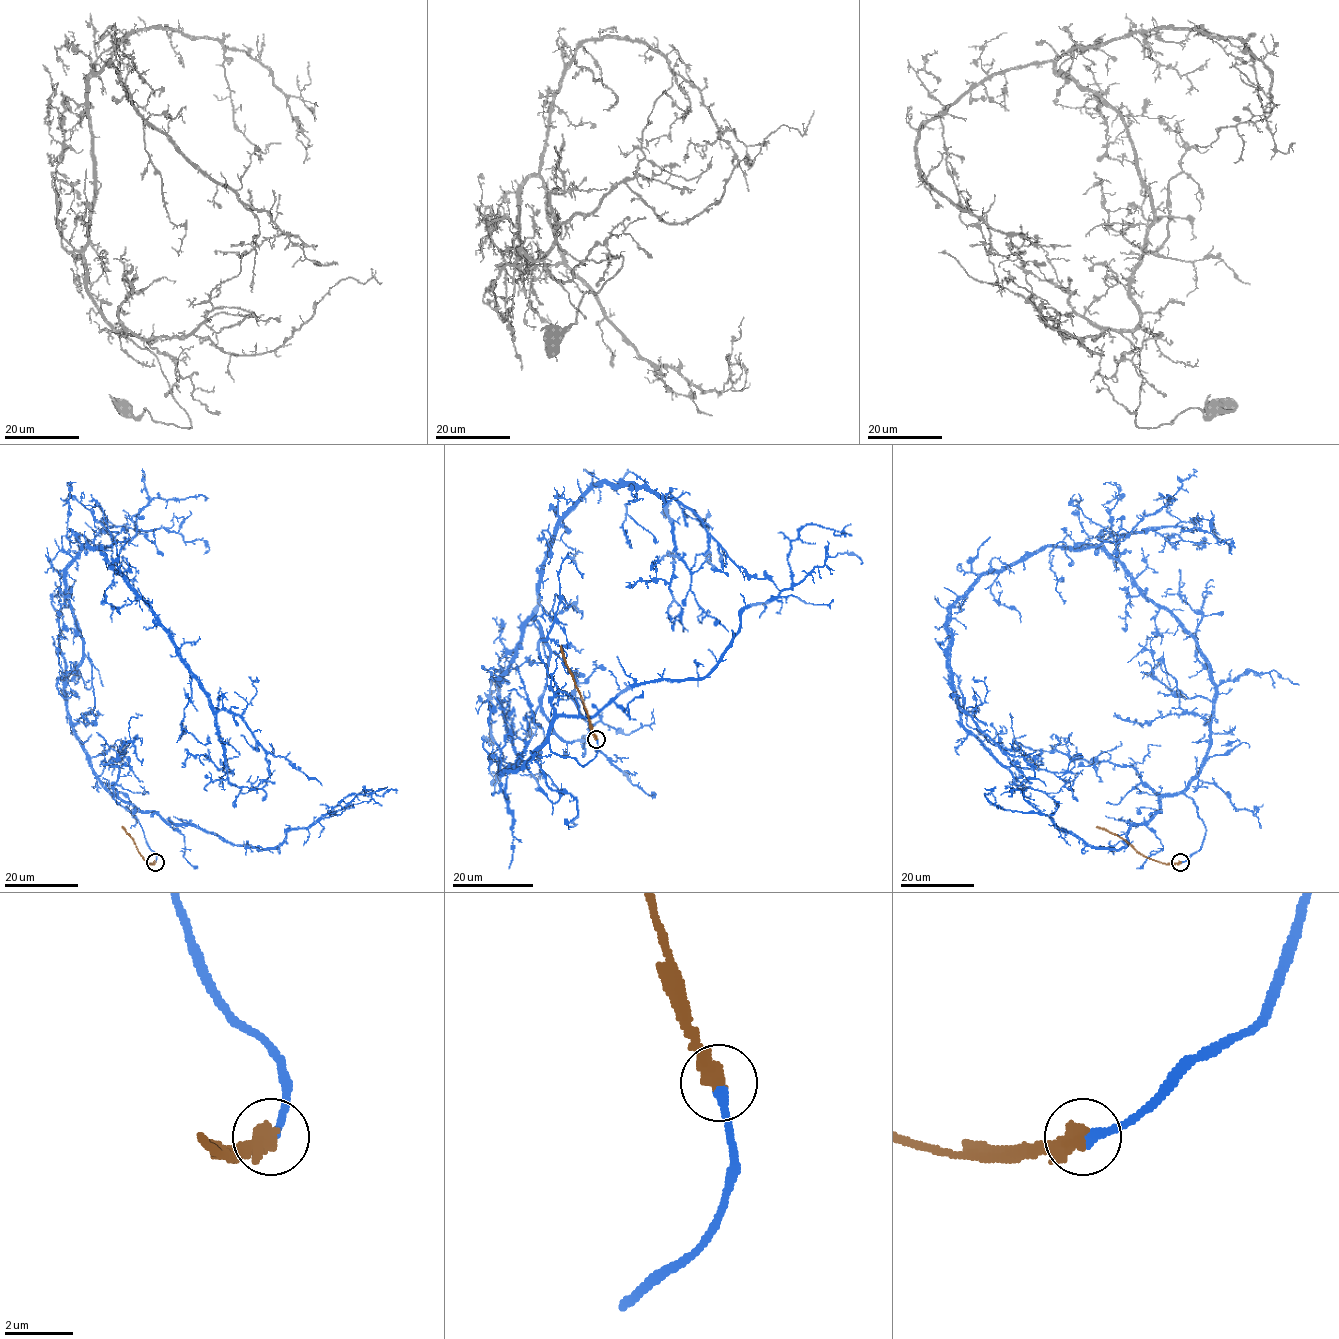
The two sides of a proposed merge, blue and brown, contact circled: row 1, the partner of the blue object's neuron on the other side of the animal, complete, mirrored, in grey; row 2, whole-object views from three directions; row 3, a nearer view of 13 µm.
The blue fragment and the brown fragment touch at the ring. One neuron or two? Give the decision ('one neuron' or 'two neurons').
one neuron

